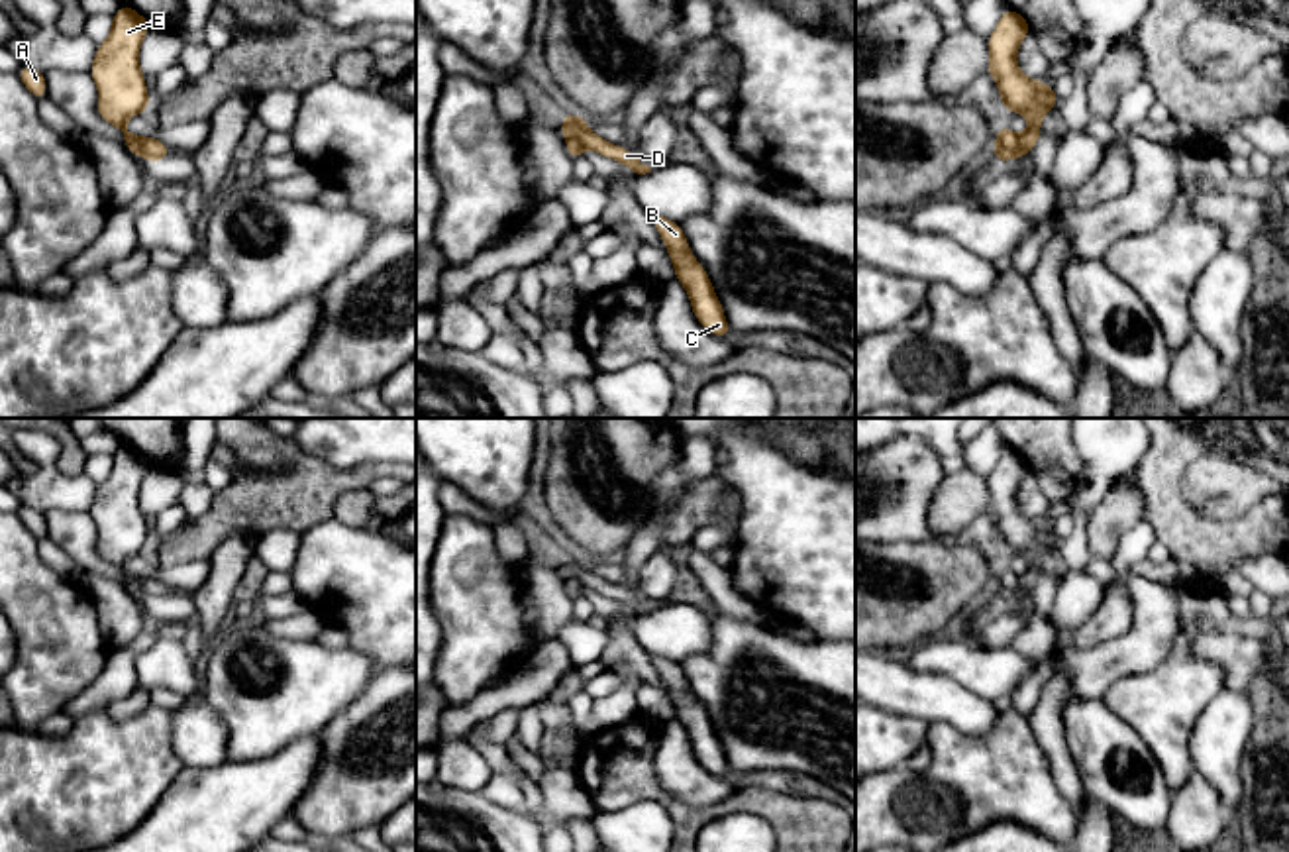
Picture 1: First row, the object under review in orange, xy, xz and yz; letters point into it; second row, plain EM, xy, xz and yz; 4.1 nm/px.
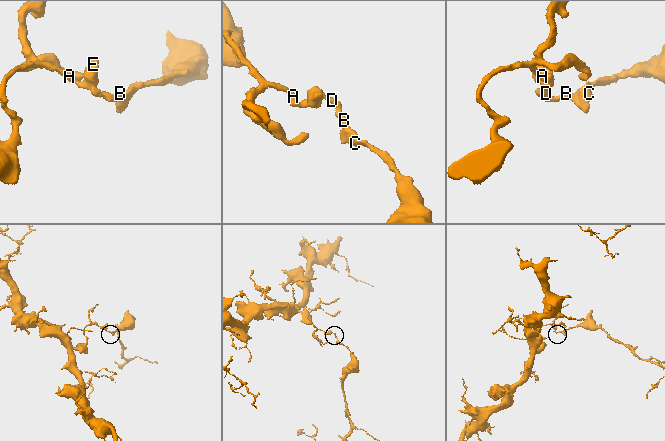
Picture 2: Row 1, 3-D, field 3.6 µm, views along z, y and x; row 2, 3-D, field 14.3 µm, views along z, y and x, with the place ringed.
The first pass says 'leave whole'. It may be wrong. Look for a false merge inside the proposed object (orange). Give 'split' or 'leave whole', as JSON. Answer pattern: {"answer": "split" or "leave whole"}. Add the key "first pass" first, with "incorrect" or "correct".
{"first pass": "incorrect", "answer": "split"}

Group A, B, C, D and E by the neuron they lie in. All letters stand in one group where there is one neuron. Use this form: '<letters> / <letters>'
A E / B C D

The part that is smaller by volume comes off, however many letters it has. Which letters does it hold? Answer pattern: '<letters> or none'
B, C, D

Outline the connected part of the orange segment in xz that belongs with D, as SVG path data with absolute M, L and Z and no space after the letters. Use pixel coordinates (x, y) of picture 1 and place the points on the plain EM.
M565 552L565 556L561 559L561 575L565 579L581 581L583 587L589 587L589 589L593 589L608 599L614 599L638 614L651 612L651 609L647 605L644 605L632 591L628 591L616 583L610 583L610 581L602 579L600 575L593 573L589 569L587 559L581 556L575 556L573 552Z

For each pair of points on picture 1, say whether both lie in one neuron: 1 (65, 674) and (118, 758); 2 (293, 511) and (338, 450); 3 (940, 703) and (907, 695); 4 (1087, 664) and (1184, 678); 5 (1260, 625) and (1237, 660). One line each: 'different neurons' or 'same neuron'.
1: different neurons
2: different neurons
3: same neuron
4: different neurons
5: different neurons

